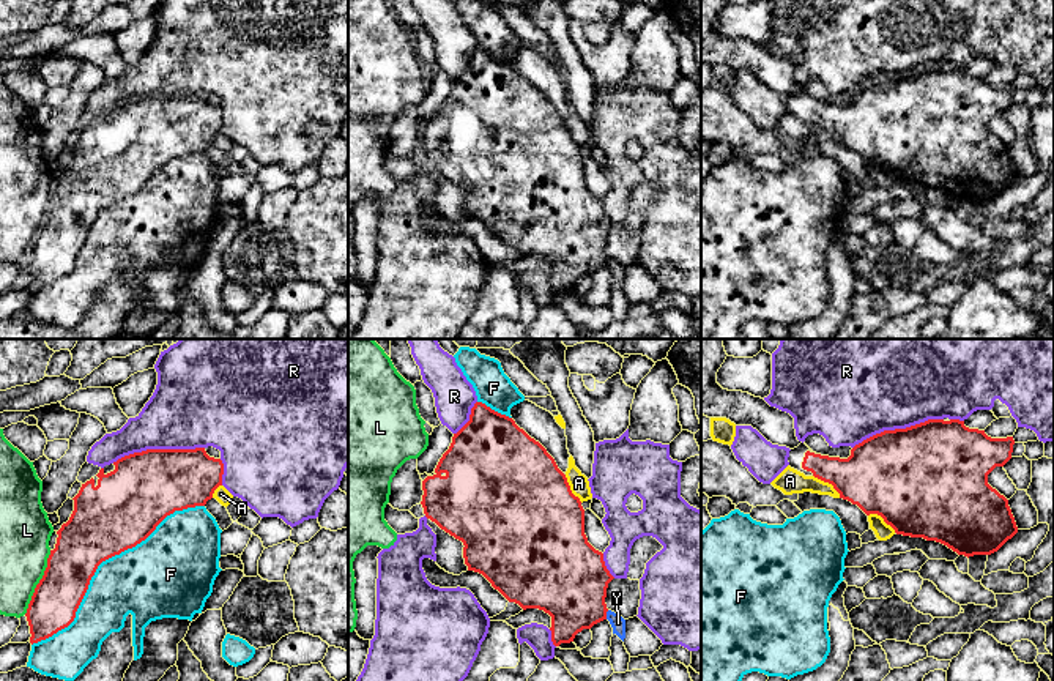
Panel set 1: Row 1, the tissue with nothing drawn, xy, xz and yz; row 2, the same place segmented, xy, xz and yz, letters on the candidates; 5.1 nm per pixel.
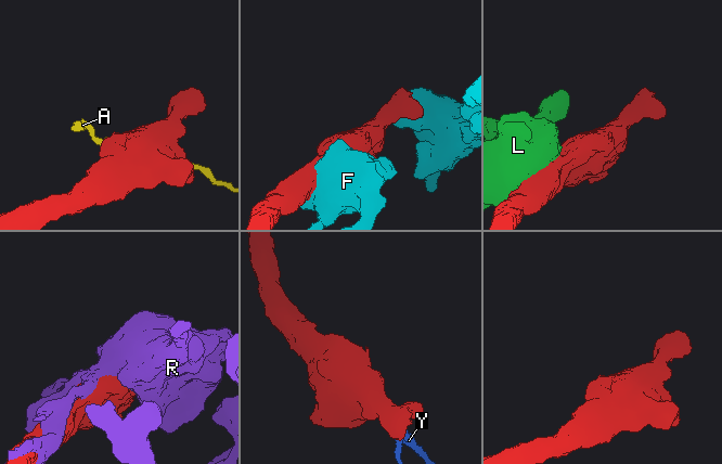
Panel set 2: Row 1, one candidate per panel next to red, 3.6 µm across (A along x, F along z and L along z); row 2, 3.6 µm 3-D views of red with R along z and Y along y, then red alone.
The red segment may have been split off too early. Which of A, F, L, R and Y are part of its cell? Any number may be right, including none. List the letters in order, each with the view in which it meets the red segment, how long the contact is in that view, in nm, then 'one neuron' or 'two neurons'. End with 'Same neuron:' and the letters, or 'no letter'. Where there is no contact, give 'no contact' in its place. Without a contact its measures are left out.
A: meets red in yz; contact 180 nm long; two neurons
F: meets red in xy; contact 1150 nm long; two neurons
L: meets red in xy; contact 360 nm long; two neurons
R: meets red in xy; contact 480 nm long; two neurons
Y: meets red in xz; contact 50 nm long; two neurons
Same neuron: no letter

